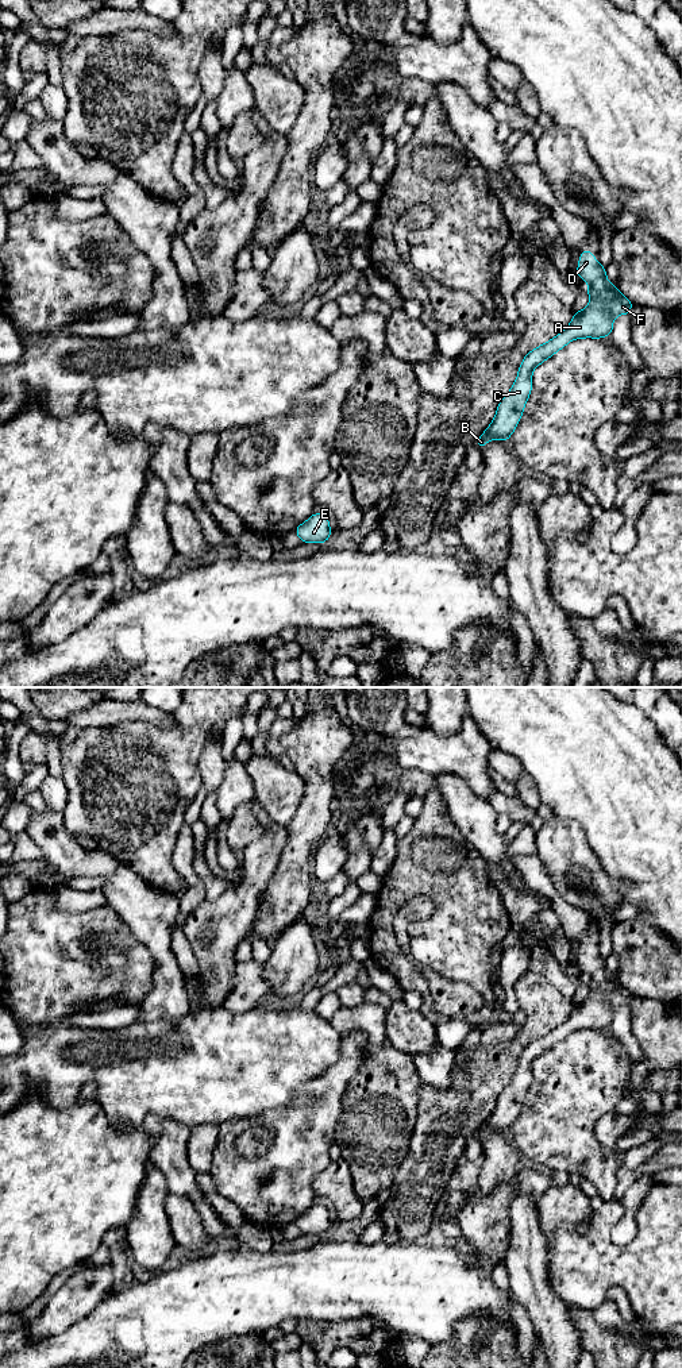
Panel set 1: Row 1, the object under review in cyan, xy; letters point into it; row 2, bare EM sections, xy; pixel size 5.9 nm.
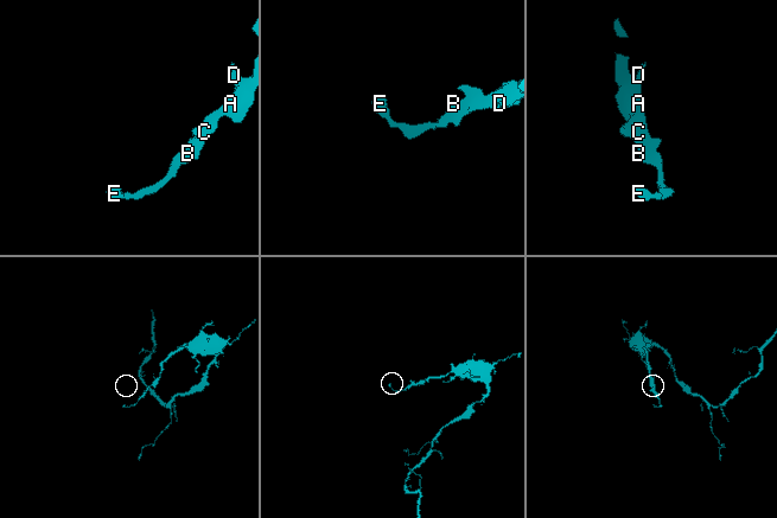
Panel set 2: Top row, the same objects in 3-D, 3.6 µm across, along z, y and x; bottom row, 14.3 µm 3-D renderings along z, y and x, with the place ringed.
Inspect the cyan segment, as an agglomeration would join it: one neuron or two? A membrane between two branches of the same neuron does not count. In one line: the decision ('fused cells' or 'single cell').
single cell

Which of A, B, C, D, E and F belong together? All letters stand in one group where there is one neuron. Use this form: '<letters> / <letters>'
A B C D E F

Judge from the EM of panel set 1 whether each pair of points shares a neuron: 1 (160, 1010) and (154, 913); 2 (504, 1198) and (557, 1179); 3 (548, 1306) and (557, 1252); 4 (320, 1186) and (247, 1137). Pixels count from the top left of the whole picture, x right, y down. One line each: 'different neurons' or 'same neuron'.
1: same neuron
2: different neurons
3: different neurons
4: different neurons

